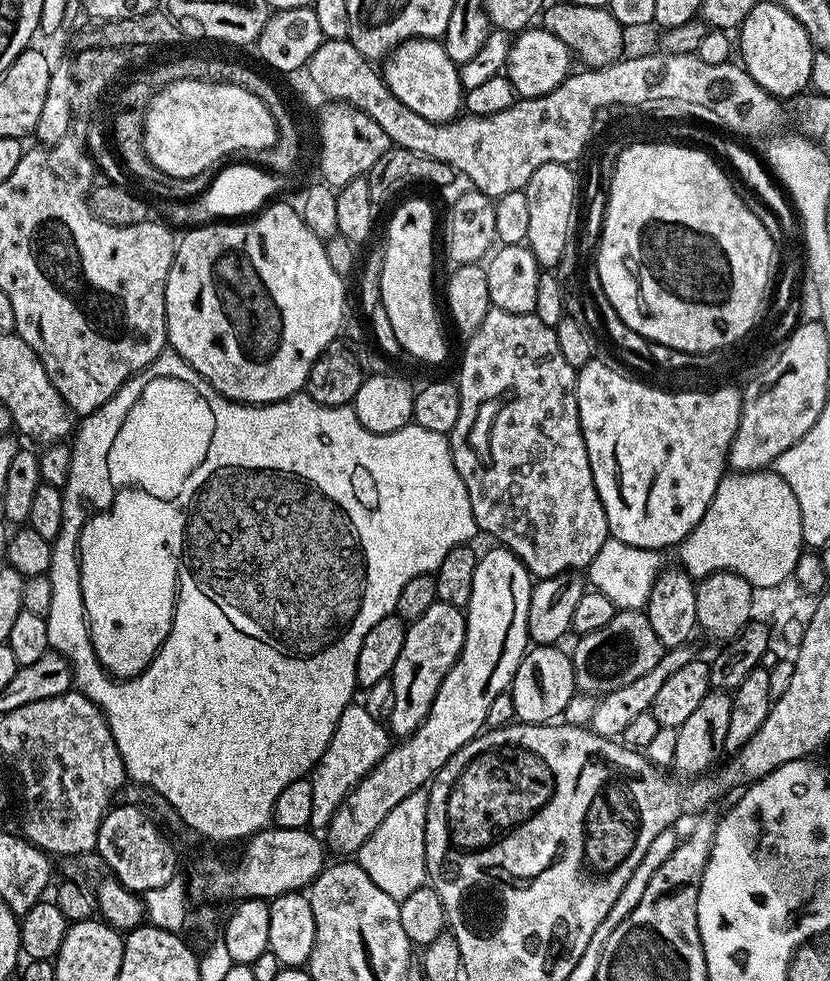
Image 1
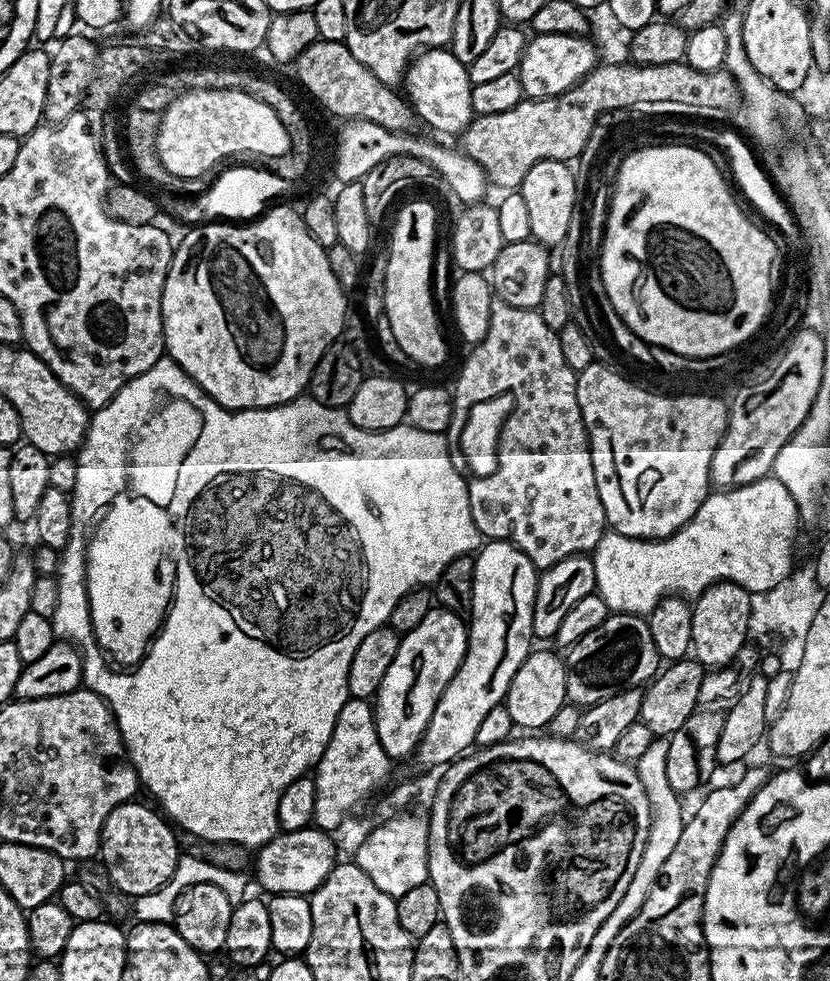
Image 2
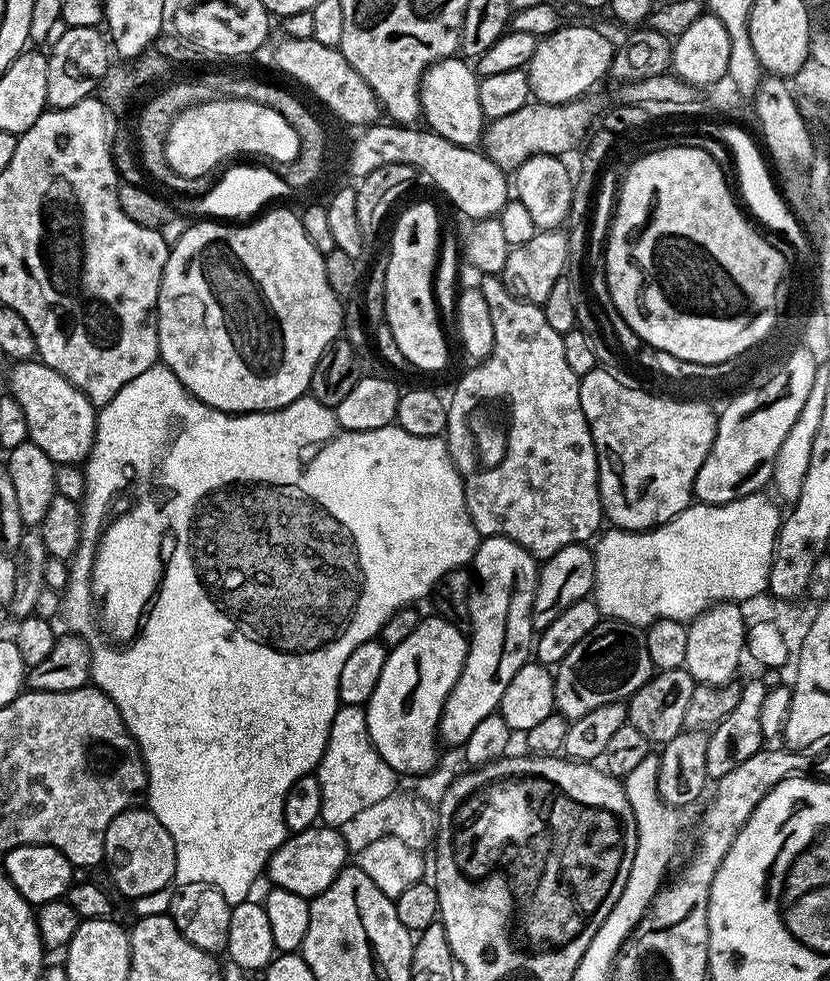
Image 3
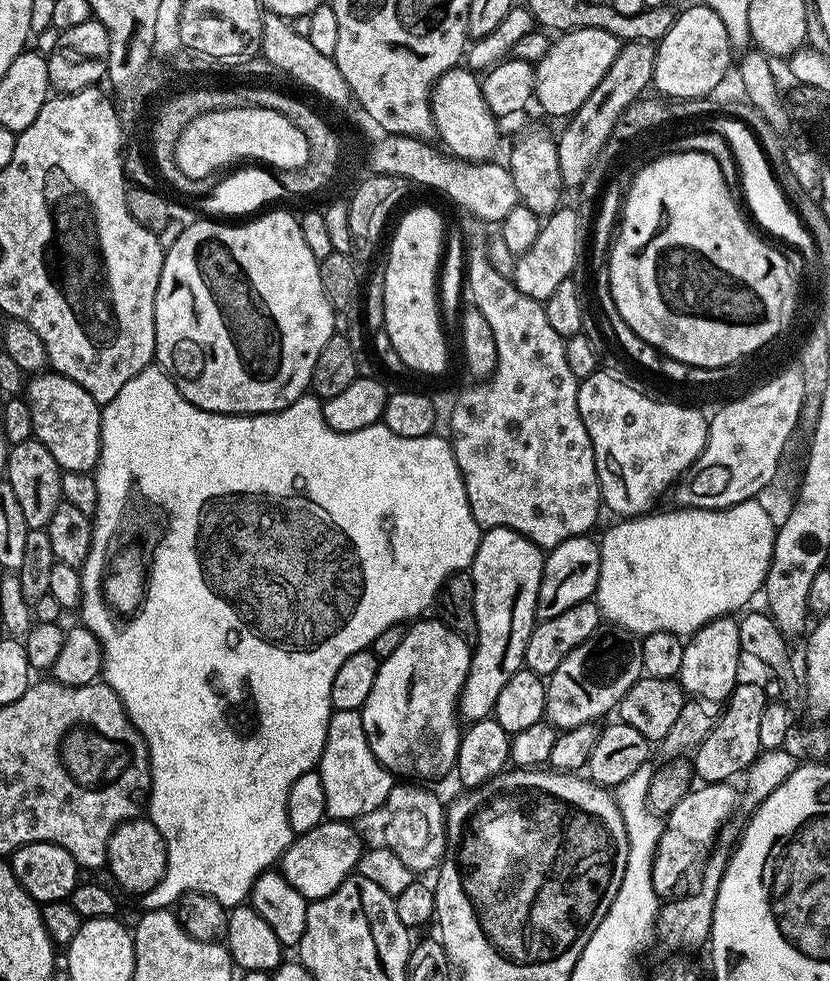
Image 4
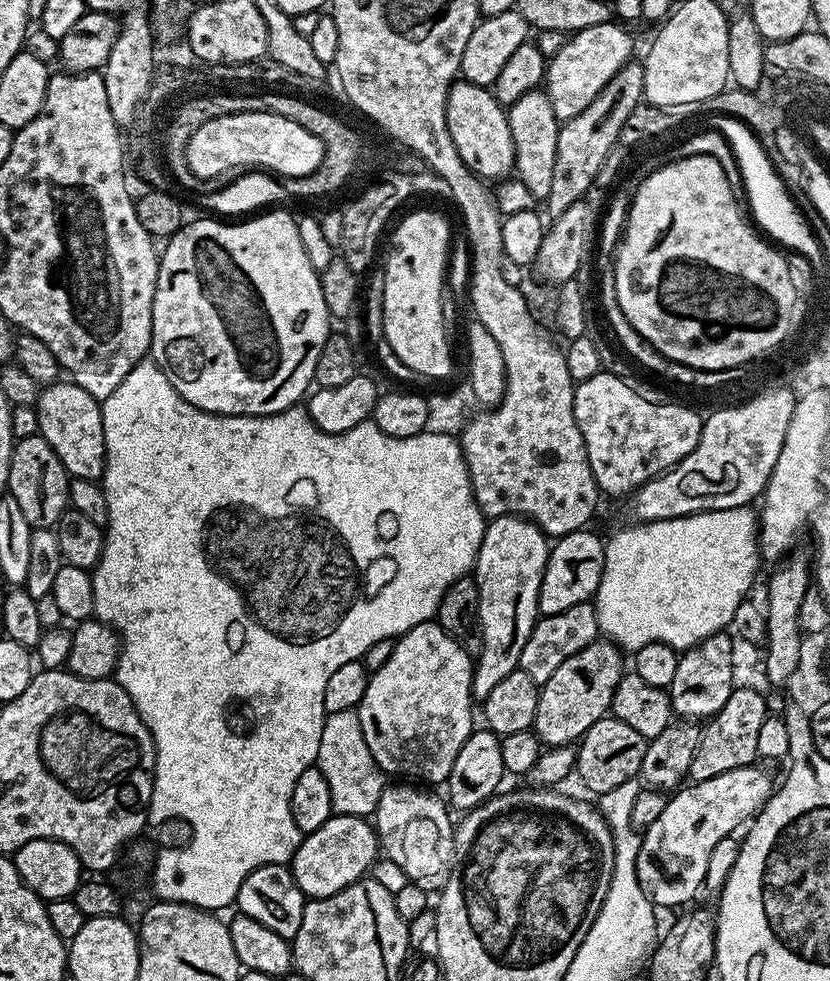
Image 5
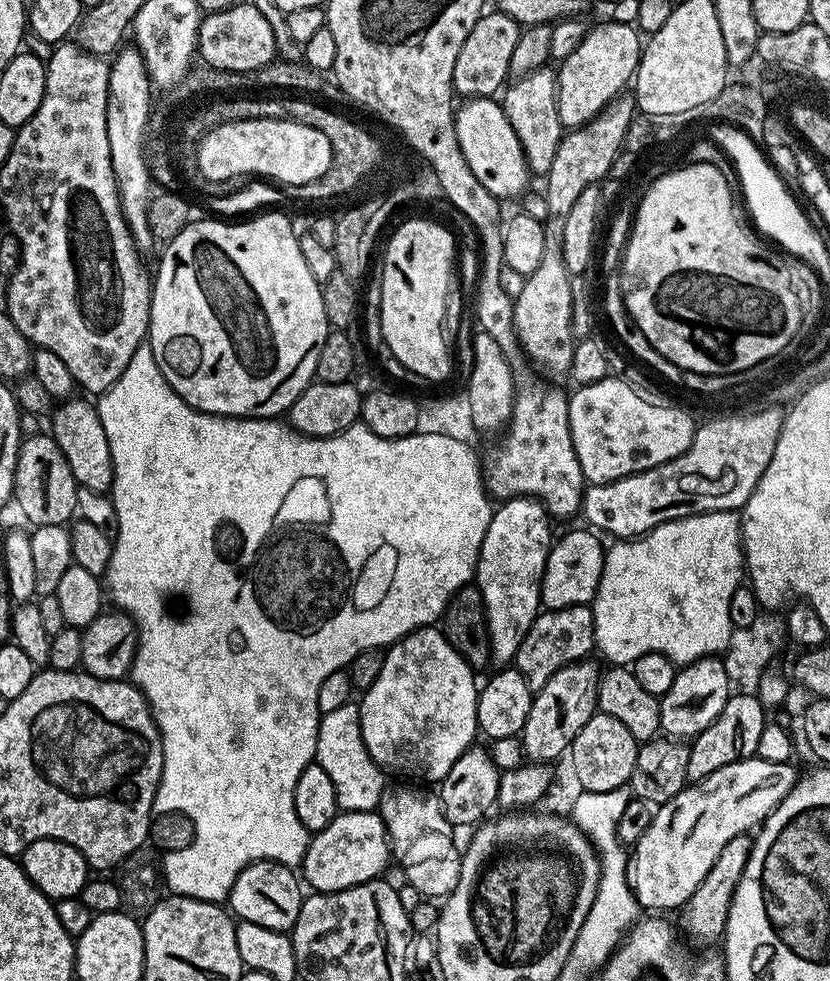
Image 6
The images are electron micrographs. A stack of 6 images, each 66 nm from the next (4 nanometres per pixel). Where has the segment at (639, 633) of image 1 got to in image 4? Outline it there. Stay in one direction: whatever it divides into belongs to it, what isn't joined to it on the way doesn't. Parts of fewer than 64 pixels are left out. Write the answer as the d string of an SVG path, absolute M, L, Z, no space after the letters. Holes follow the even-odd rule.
M605 625L597 630L586 642L574 646L562 662L558 662L558 670L547 677L544 693L544 715L553 725L572 729L583 724L593 724L608 711L615 709L621 698L644 676L642 666L642 650L640 640L633 633Z

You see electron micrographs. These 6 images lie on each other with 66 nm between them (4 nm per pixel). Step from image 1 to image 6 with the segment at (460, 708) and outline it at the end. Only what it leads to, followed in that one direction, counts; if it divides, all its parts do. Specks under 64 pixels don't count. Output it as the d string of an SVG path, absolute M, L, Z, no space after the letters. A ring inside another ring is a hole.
M516 496L513 500L503 501L493 511L490 526L482 538L474 584L484 599L493 665L508 666L515 661L518 646L522 646L522 638L526 638L526 630L530 630L541 611L540 583L548 561L548 549L554 543L548 523L548 511L539 500Z

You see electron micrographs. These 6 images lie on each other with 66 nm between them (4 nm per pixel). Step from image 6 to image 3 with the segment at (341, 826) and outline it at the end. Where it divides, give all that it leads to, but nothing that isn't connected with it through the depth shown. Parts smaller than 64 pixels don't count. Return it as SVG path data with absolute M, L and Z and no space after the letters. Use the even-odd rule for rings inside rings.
M313 826L305 832L289 835L284 844L268 860L266 876L277 888L285 888L294 894L311 898L322 894L334 882L337 874L349 863L350 853L341 833L332 826Z

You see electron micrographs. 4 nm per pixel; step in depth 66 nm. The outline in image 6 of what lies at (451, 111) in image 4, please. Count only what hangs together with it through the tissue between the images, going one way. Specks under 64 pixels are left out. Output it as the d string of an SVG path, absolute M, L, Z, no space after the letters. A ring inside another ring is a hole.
M477 96L465 99L461 104L464 105L456 108L458 146L462 146L466 166L474 170L474 178L478 178L478 182L497 198L524 196L530 179L528 163L518 142L518 134L514 134L514 126L510 126L506 118L503 103L487 96Z

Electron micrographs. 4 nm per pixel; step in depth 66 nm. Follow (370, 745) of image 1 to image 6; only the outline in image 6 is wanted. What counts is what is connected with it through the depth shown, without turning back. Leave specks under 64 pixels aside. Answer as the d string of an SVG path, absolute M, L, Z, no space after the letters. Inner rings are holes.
M349 702L338 706L338 710L330 710L321 715L315 763L320 764L322 770L326 770L330 782L334 782L337 809L346 812L375 812L379 809L386 787L386 772L366 750L360 725L359 703Z

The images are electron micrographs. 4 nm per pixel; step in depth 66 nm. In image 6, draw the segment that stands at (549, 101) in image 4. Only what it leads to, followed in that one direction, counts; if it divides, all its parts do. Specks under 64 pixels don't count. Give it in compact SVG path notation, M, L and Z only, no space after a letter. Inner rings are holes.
M607 23L589 27L586 38L582 38L574 54L559 61L556 105L561 129L571 130L589 124L612 99L629 87L636 75L642 51L641 33L631 24Z

